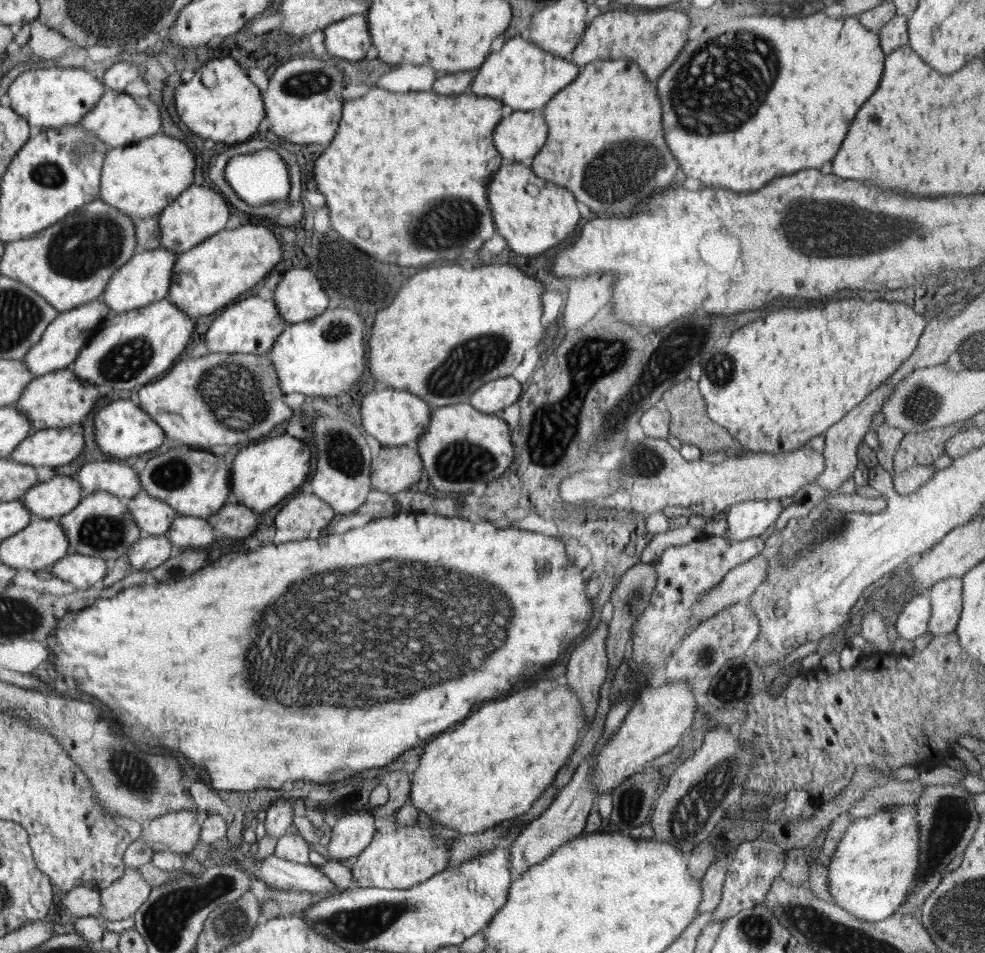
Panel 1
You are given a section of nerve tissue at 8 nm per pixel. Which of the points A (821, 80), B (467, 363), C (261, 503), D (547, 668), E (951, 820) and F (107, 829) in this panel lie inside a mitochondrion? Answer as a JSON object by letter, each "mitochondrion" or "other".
{"A":"other","B":"mitochondrion","C":"other","D":"other","E":"mitochondrion","F":"other"}

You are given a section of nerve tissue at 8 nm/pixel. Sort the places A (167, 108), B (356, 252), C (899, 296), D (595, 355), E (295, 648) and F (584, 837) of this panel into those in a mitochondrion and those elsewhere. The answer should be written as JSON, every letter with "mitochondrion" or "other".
{"A":"other","B":"other","C":"other","D":"mitochondrion","E":"mitochondrion","F":"other"}

